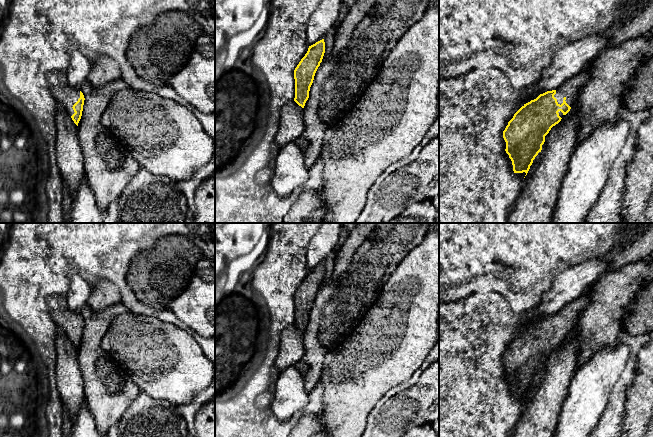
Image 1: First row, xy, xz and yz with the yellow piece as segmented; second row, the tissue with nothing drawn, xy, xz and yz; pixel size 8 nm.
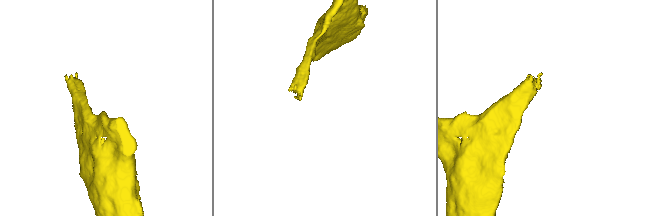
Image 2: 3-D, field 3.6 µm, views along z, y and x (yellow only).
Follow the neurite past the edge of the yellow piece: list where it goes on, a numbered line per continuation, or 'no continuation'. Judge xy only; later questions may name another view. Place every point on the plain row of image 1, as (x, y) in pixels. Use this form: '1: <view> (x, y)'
1: xy (65, 318)

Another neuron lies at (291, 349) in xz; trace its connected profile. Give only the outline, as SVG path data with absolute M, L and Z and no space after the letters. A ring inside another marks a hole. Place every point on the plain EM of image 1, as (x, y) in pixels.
M294 324L288 325L281 334L279 353L274 366L282 372L296 365L303 355L303 332Z

